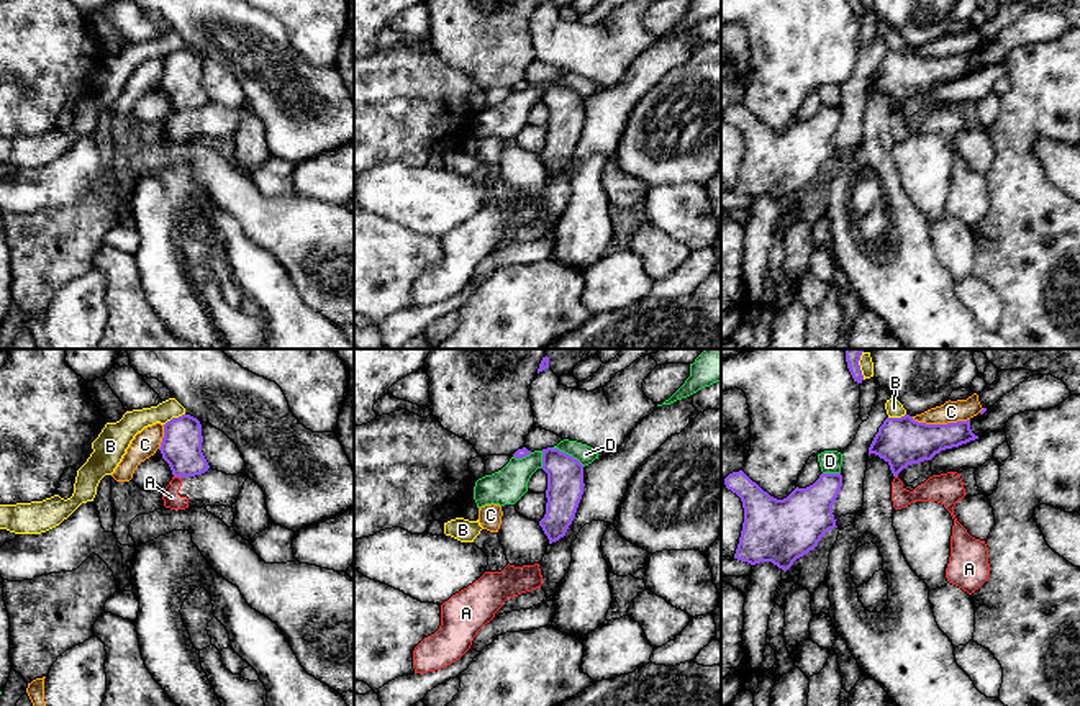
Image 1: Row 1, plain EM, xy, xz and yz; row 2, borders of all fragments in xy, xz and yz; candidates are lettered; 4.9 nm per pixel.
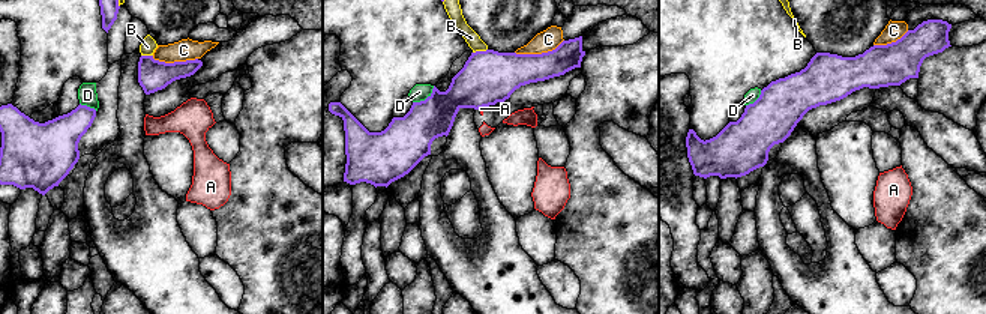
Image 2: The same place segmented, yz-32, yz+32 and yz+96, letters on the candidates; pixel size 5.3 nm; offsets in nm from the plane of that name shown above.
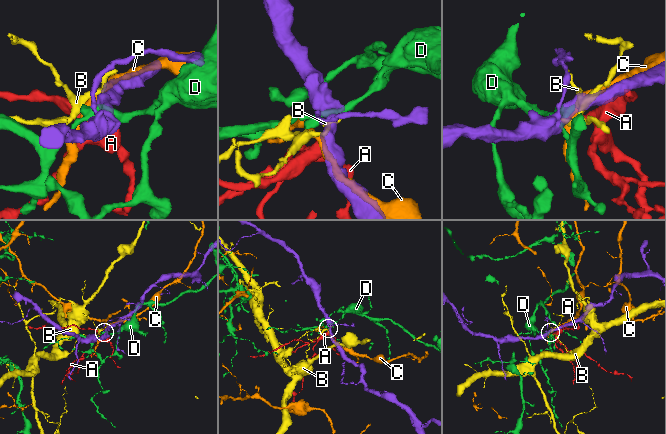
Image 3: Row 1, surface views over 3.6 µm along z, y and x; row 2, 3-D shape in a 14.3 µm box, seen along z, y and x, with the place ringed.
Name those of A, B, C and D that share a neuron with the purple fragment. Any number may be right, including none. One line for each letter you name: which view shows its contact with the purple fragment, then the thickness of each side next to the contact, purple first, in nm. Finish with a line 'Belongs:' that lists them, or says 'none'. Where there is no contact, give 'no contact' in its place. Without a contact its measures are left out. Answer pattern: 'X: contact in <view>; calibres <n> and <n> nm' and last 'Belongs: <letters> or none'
Belongs: none

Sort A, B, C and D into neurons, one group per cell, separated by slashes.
A / B / C / D

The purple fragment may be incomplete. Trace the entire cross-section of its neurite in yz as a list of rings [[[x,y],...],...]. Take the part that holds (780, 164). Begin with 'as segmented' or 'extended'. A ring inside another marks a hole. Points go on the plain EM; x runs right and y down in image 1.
as segmented; [[[742,103],[724,111],[744,141],[744,156],[734,192],[751,198],[772,195],[788,203],[793,195],[813,183],[821,170],[837,161],[833,138],[842,120],[842,108],[821,106],[806,120],[777,133],[752,115]]]

